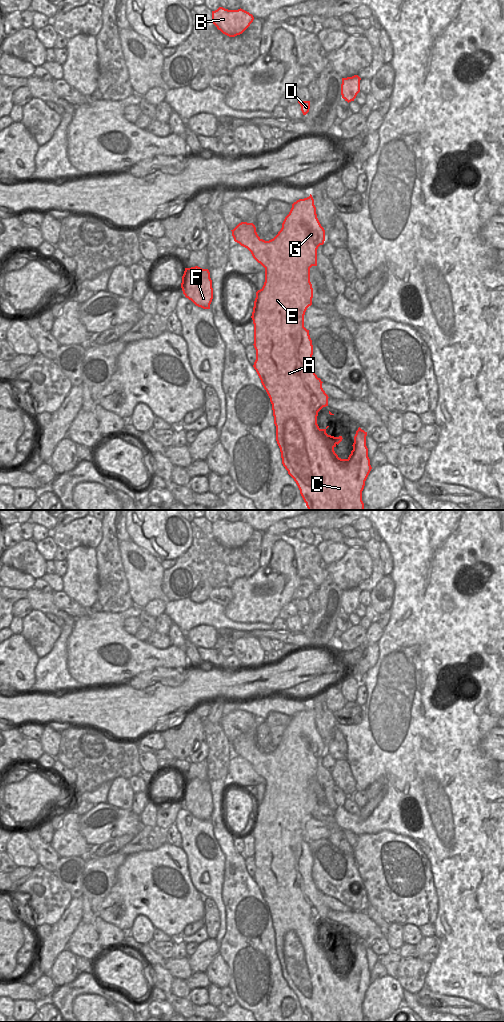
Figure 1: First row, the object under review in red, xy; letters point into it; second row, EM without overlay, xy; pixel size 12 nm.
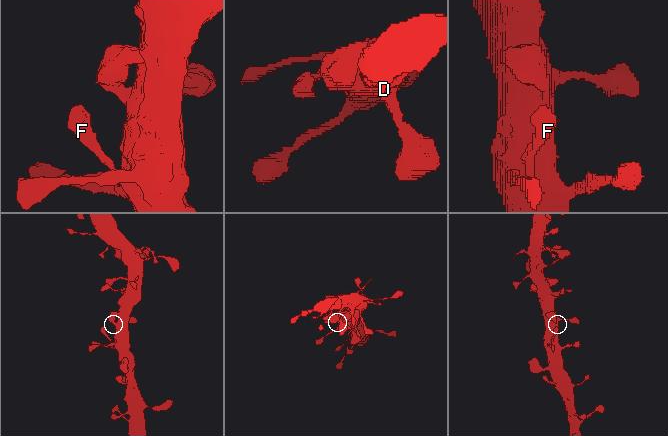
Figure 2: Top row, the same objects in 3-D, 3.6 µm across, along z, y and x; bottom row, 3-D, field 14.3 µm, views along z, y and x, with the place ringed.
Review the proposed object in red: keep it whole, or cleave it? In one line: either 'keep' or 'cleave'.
keep

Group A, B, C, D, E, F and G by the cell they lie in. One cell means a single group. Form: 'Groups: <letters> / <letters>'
Groups: A B C D E F G.

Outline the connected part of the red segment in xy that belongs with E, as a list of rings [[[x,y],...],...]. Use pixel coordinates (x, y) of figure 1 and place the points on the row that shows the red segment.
[[[310,194],[309,197],[304,199],[299,199],[292,204],[292,208],[289,214],[285,217],[282,228],[278,232],[278,234],[271,240],[265,241],[261,239],[257,232],[256,227],[253,223],[241,222],[239,223],[232,231],[232,236],[234,241],[239,243],[241,246],[247,248],[253,258],[260,263],[265,268],[265,282],[263,287],[256,292],[256,298],[254,301],[254,307],[252,312],[252,320],[254,324],[254,348],[256,350],[256,360],[254,362],[254,369],[256,370],[261,383],[266,390],[270,402],[272,404],[273,416],[274,416],[274,424],[276,426],[276,441],[280,448],[282,464],[285,469],[288,471],[288,474],[294,479],[296,482],[300,494],[306,503],[308,510],[364,510],[364,503],[362,501],[362,491],[365,486],[365,481],[372,469],[370,465],[370,459],[368,457],[368,448],[366,446],[366,436],[367,432],[362,430],[360,427],[356,431],[354,436],[354,443],[353,443],[353,450],[347,459],[341,459],[335,453],[334,448],[342,441],[342,436],[334,437],[328,435],[326,433],[326,429],[329,427],[327,426],[325,429],[320,429],[317,424],[317,416],[318,412],[323,408],[328,406],[328,395],[322,388],[322,381],[314,372],[314,368],[312,366],[312,355],[313,355],[313,345],[312,340],[309,335],[309,330],[304,327],[304,315],[309,306],[312,305],[312,298],[313,298],[313,288],[310,282],[310,268],[312,266],[317,266],[317,249],[320,245],[324,244],[325,241],[325,230],[321,226],[317,214],[316,214],[316,207],[314,205],[314,199]]]

